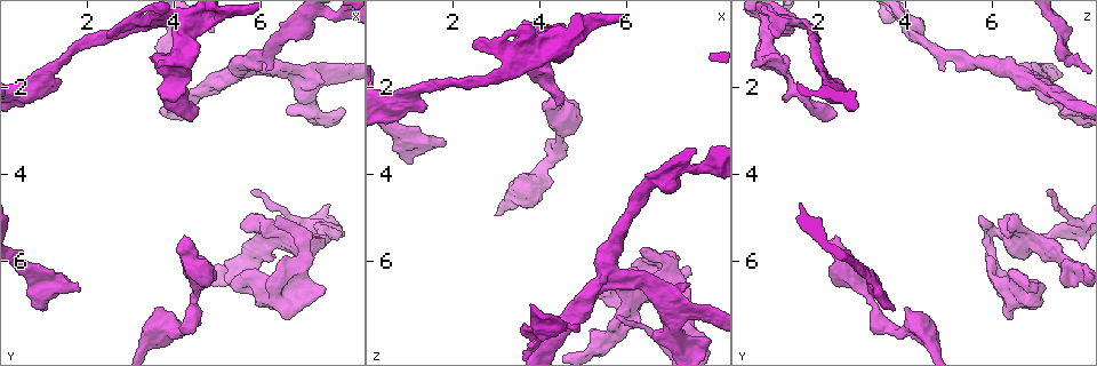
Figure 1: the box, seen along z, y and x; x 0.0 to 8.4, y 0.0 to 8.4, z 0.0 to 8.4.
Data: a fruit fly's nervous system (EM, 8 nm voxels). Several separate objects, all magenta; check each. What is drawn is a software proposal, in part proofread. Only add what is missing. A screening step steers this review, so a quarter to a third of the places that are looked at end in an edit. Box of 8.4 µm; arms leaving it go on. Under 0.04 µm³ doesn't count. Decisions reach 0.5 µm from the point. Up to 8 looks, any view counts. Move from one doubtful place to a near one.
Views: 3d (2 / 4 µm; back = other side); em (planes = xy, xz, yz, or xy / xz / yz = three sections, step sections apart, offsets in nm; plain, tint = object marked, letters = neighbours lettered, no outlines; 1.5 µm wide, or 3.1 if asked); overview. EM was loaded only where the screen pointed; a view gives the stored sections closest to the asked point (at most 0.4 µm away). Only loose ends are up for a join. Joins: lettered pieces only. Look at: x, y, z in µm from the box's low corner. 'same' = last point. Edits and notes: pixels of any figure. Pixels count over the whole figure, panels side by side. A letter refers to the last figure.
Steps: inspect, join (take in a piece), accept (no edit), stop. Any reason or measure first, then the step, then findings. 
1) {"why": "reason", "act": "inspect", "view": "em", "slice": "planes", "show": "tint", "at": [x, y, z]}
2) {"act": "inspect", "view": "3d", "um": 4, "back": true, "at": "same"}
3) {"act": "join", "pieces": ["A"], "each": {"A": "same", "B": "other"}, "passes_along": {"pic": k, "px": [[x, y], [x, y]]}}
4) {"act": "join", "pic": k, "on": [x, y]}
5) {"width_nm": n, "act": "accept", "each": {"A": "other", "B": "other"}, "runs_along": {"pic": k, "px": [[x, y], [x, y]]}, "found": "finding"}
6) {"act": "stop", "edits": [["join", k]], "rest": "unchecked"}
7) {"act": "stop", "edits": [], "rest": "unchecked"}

{"why": "free end", "act": "inspect", "view": "em", "slice": "yz", "step": 8, "show": "letters", "at": [4.35, 5.40, 2.45]}

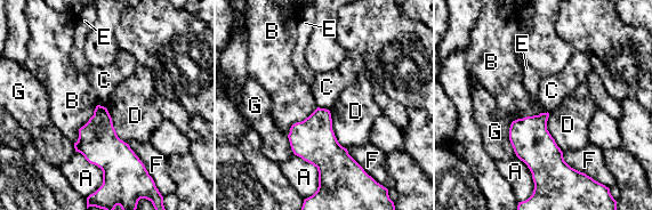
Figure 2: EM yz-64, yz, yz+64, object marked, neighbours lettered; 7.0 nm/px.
{"why": "another direction", "act": "inspect", "view": "em", "slice": "planes", "show": "letters", "at": "same"}

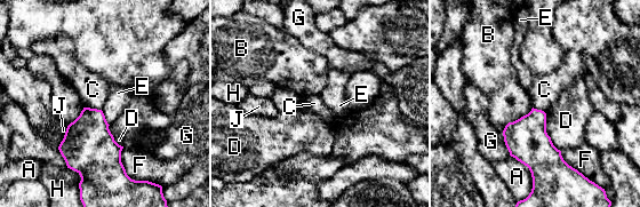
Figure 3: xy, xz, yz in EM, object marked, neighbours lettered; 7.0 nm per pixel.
{"act": "accept", "each": {"A": "other", "B": "other", "C": "other", "D": "other", "E": "other", "F": "other", "G": "other", "H": "other", "J": "other"}, "found": "none of them fits"}

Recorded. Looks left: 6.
{"why": "branch stops here", "act": "inspect", "view": "em", "slice": "planes", "show": "letters", "at": [1.05, 7.15, 3.75]}

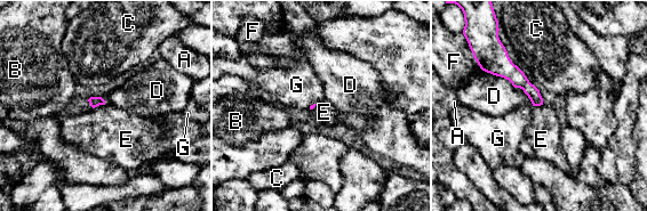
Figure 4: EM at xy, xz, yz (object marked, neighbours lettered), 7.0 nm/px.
{"act": "accept", "each": {"A": "other", "B": "other", "C": "other", "D": "other", "E": "other", "F": "other", "G": "other"}, "runs_along": {"pic": 4, "px": [[488, 66], [510, 71], [540, 102]]}, "found": "none of them fits"}

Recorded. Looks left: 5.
{"why": "an open end", "act": "inspect", "view": "em", "slice": "planes", "show": "tint", "at": [4.90, 0.65, 7.60]}

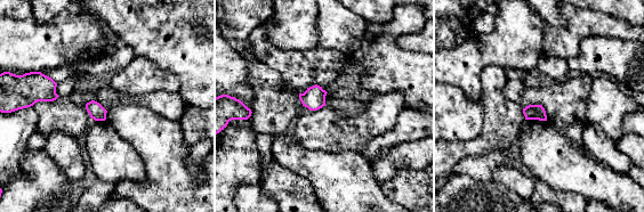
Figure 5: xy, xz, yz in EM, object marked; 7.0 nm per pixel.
{"why": "what lies round it", "act": "inspect", "view": "em", "slice": "planes", "show": "letters", "at": "same"}

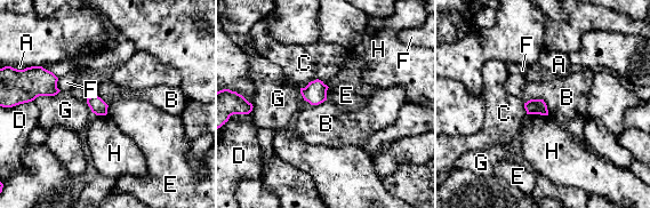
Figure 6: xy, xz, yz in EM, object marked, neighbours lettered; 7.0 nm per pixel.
{"width_nm": 110, "act": "accept", "each": {"A": "other", "B": "other", "C": "other", "D": "other", "E": "other", "F": "other", "G": "other", "H": "other"}, "border": {"pic": 6, "px": [[543, 98], [548, 113]]}, "found": "no lettered piece goes on from it"}

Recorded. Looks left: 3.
{"act": "stop", "edits": [], "rest": "unchecked"}

